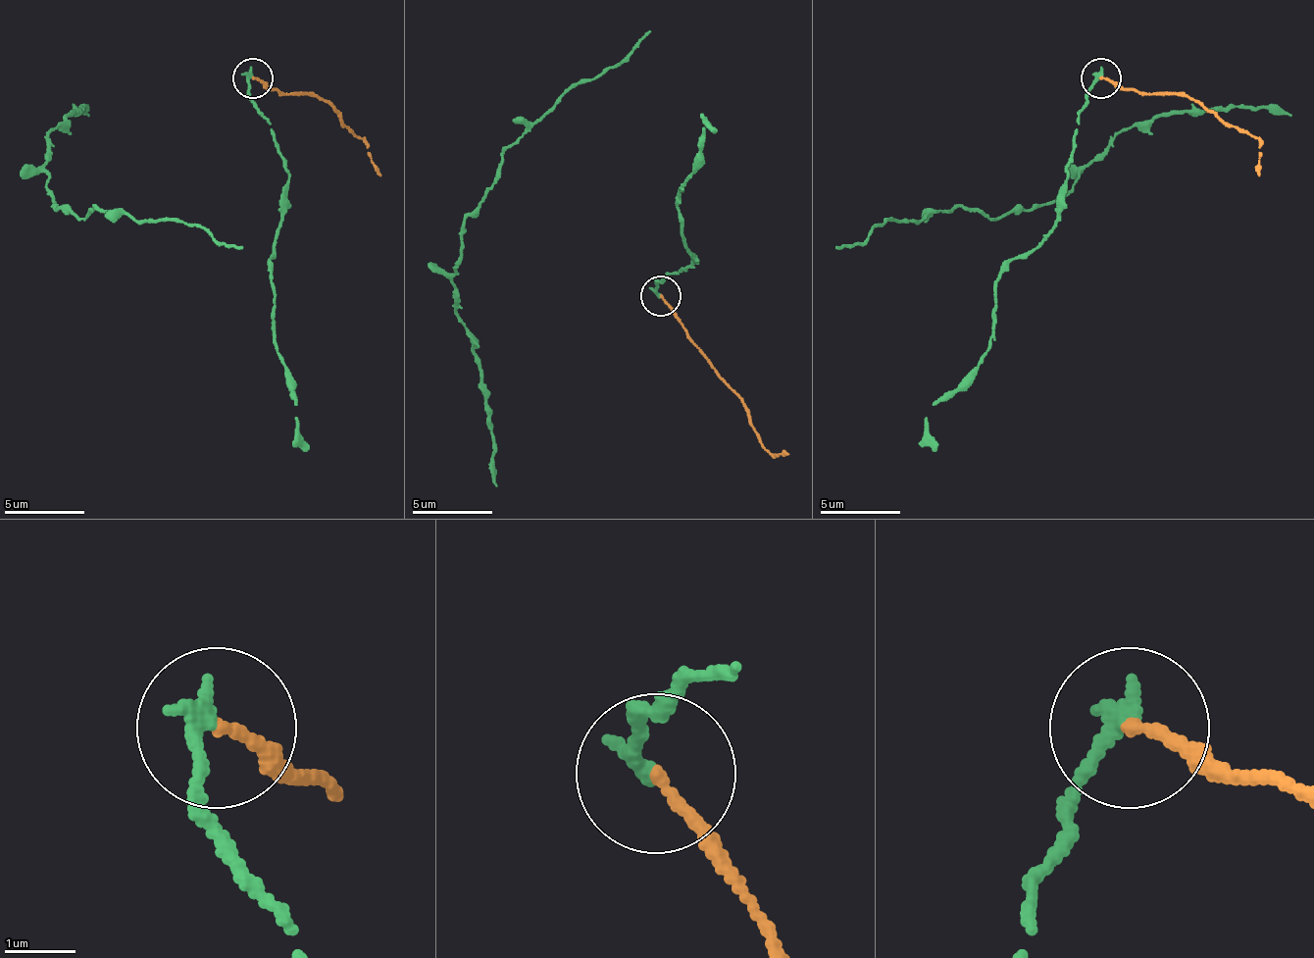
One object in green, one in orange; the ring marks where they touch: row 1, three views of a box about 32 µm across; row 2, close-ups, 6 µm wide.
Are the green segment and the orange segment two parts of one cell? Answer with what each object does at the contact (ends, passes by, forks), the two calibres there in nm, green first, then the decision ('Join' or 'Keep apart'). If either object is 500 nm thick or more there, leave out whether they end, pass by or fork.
At the ring green ends. At the ring orange ends. Thickness 280 nm (green) against 170 nm. Keep apart

